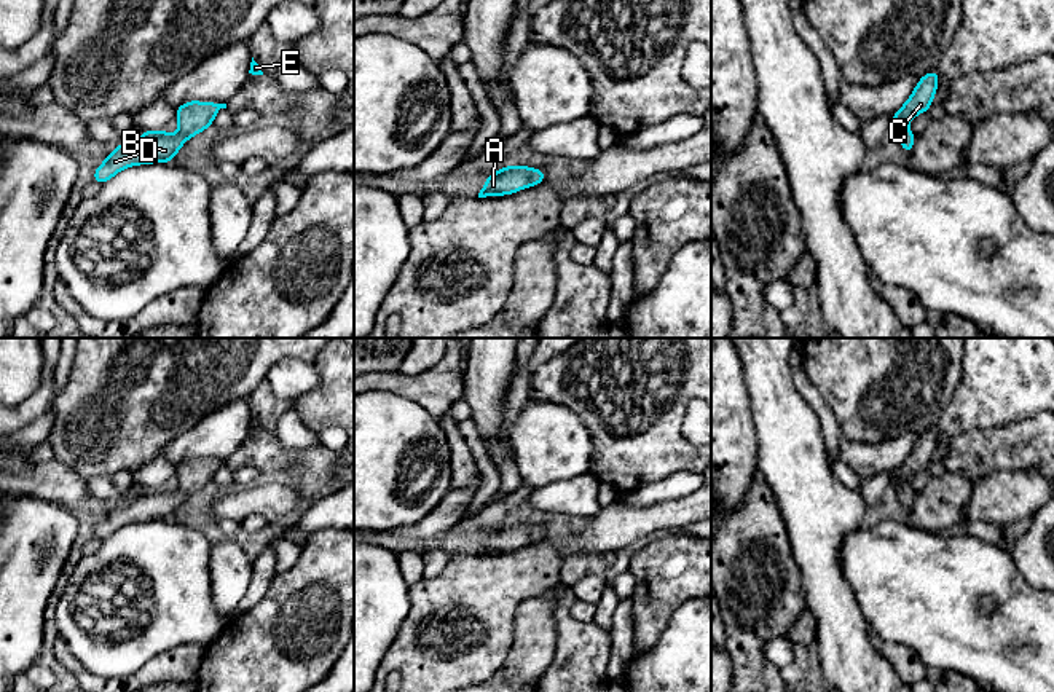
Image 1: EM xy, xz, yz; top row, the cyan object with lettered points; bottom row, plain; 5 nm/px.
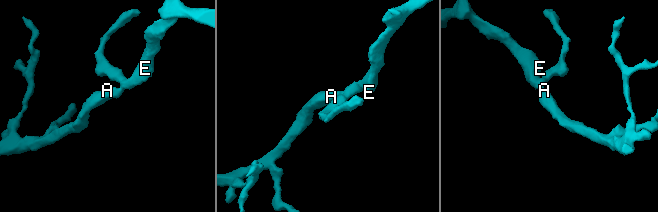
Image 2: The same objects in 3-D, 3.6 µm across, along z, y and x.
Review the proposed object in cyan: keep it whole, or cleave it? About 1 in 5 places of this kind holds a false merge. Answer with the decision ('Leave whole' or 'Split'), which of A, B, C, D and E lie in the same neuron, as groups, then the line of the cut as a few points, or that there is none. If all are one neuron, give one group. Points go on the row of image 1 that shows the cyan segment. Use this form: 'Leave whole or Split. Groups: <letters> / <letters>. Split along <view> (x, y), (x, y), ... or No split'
Leave whole. Groups: A B C D E. No split

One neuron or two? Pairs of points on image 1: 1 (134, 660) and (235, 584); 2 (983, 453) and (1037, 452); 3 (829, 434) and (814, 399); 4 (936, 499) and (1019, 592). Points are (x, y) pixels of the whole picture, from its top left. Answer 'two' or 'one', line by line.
1: two
2: one
3: one
4: two

